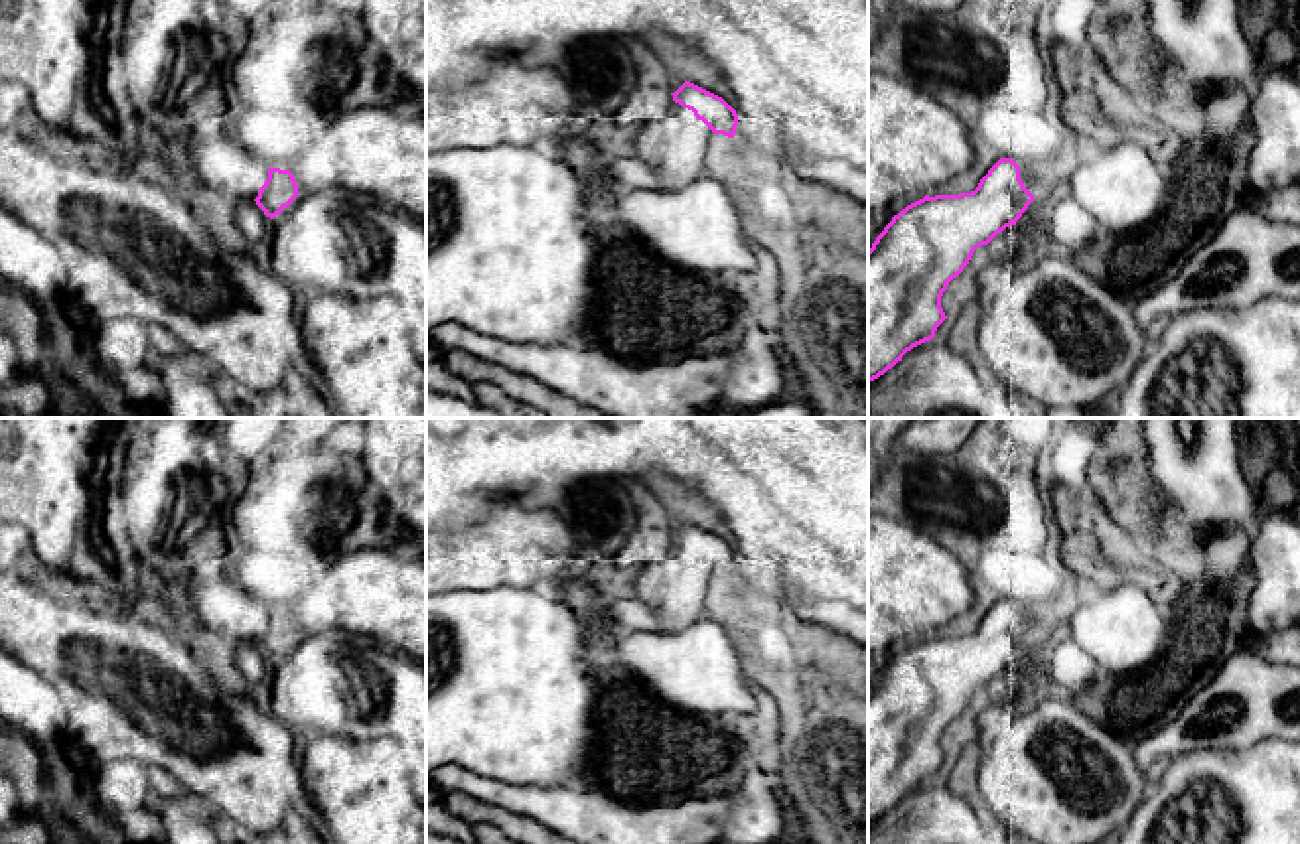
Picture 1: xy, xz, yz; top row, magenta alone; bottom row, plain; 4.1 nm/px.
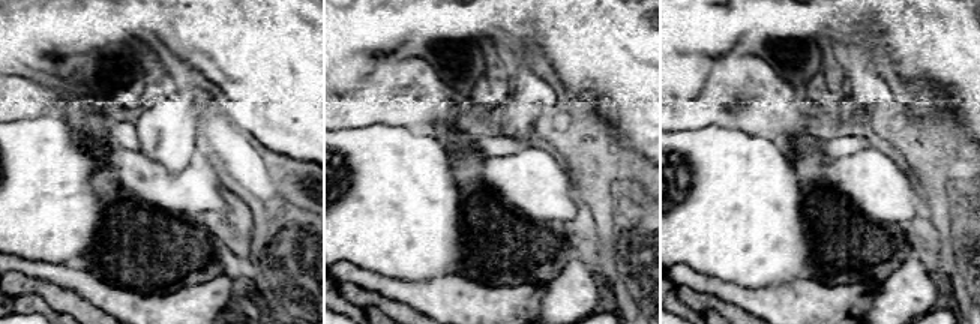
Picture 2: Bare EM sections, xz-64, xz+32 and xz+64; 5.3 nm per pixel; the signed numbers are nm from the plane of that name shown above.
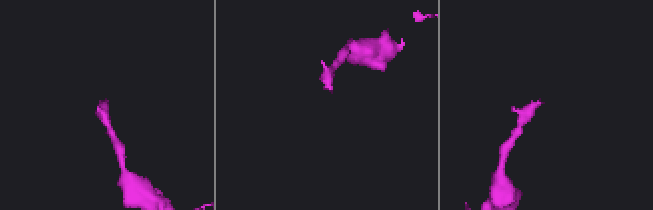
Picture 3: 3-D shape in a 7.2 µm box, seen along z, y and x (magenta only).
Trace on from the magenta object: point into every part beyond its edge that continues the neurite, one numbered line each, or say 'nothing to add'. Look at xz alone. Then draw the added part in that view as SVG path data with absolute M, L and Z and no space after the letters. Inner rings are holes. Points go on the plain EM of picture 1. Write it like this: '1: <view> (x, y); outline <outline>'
1: xz (671, 582); outline M673 540L635 562L631 598L661 617L659 631L677 633L702 619L706 588L716 576Z

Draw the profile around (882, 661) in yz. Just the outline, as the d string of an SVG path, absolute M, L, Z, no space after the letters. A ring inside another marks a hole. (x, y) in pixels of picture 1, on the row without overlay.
M925 637L917 639L917 641L909 641L905 645L900 647L892 647L888 649L884 655L876 657L868 668L868 684L872 686L876 682L876 678L884 672L884 668L892 663L894 657L898 657L900 653L903 653L907 647L923 641Z

